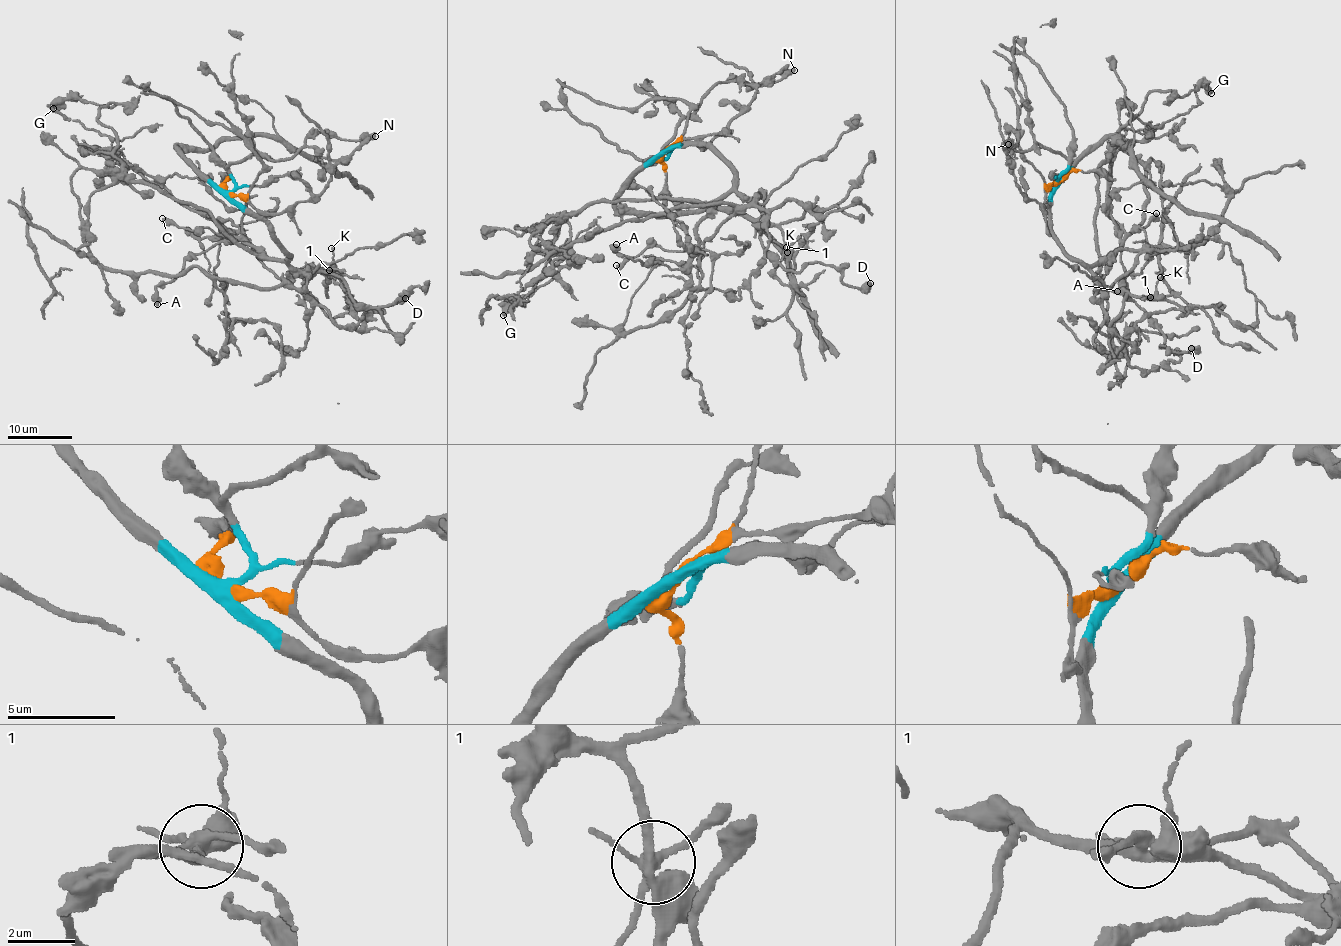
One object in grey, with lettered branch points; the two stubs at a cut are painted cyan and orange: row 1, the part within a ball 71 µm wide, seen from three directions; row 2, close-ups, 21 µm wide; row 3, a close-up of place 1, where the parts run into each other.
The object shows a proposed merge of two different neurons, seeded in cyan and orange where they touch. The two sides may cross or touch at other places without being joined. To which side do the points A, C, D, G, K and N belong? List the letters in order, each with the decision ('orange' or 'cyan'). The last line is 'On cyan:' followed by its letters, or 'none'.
A: cyan
C: cyan
D: cyan
G: cyan
K: cyan
N: cyan
On cyan: A, C, D, G, K, N

